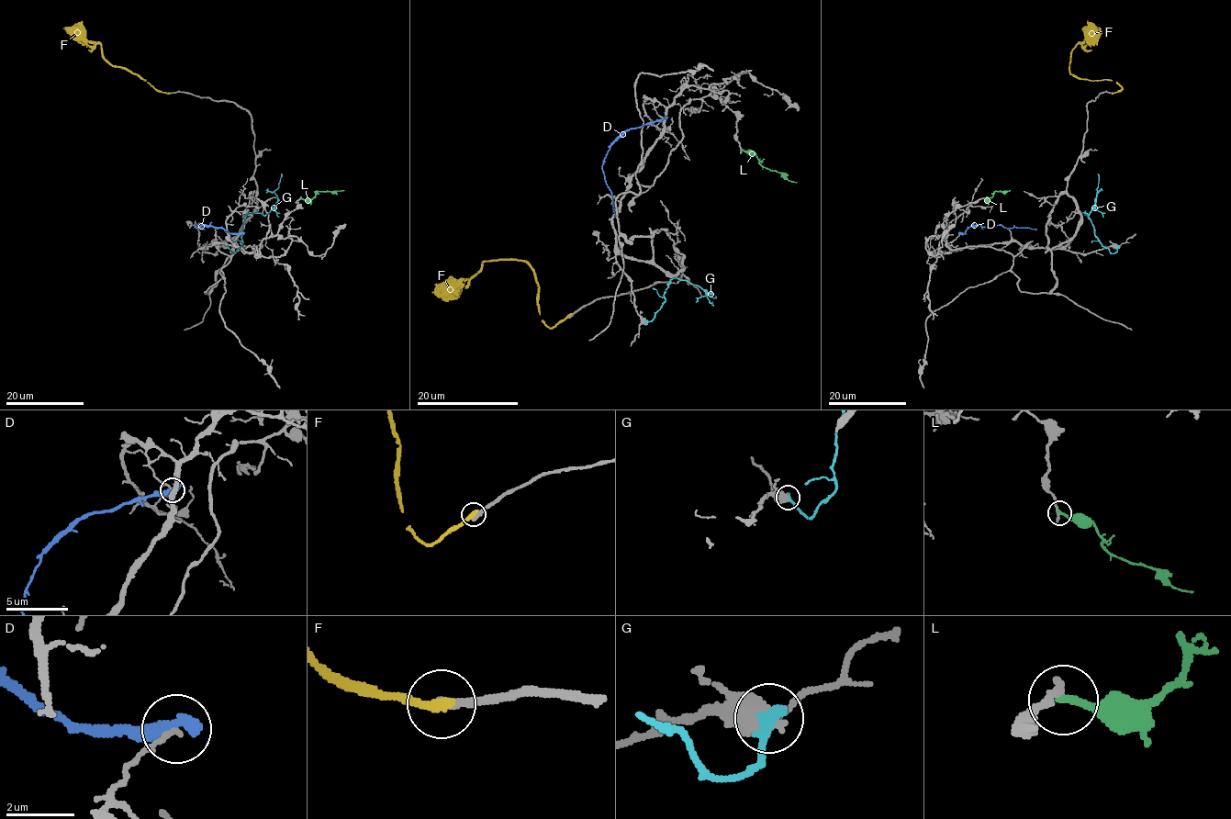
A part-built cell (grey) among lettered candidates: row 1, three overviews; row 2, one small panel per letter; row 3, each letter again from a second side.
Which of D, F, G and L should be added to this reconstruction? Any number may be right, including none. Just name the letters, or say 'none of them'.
none of them

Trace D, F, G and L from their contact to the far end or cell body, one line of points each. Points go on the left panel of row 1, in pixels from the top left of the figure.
D: (241, 233), (230, 233), (204, 225), (196, 228), (195, 225), (203, 229)
F: (169, 93), (159, 92), (135, 73), (114, 67), (104, 57), (99, 43), (72, 37), (63, 28)
G: (228, 246), (234, 253), (242, 244), (244, 216), (264, 215), (274, 205), (277, 196), (274, 191), (282, 173)
L: (301, 199), (311, 199), (317, 191), (344, 190)

